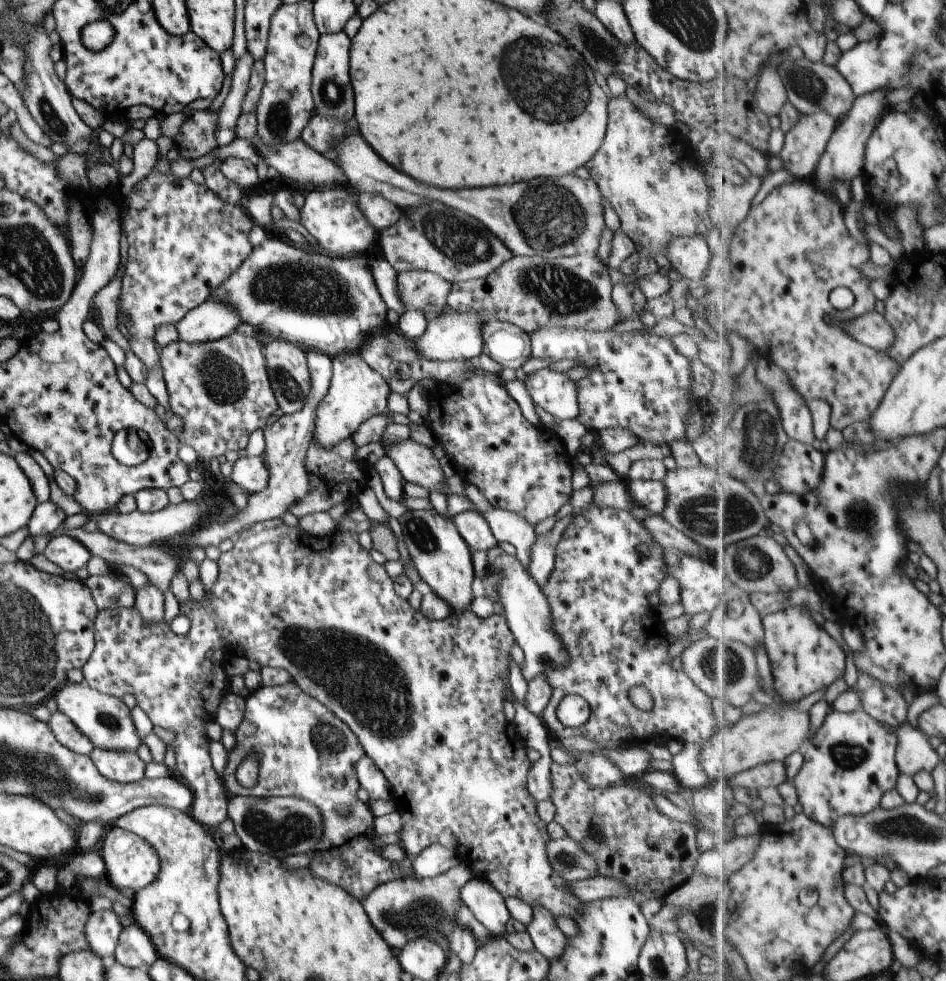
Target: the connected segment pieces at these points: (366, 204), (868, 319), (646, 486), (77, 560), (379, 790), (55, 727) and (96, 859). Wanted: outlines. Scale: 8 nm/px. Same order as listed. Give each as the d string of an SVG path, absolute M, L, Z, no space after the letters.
M362 192L357 196L358 208L368 218L368 222L377 228L378 232L396 224L400 220L401 209L386 200L386 197L374 192Z
M878 310L860 316L848 324L848 332L862 344L872 346L882 352L889 350L896 342L896 329L885 314Z
M631 480L629 487L630 498L634 505L644 508L654 515L661 514L666 506L666 486L664 481L653 480Z
M56 535L51 538L44 549L44 556L67 573L74 573L86 567L92 555L78 540L66 535Z
M366 754L356 763L356 774L362 788L366 788L371 800L392 800L388 780L374 761Z
M54 712L46 723L56 736L56 740L72 752L89 755L94 750L88 735L83 733L66 714Z
M75 851L72 860L64 866L64 868L59 867L57 872L57 886L61 889L68 889L74 887L74 885L79 881L86 878L92 878L101 880L106 876L106 865L104 859L96 854L96 852L85 852L80 853Z

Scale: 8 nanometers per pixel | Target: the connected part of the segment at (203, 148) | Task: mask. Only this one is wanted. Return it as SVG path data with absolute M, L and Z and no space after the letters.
M220 109L194 110L186 116L182 130L178 130L173 137L182 160L192 162L219 146L216 142L216 126Z

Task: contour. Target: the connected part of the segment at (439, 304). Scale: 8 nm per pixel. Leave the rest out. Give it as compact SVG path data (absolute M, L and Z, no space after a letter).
M402 271L397 274L398 296L408 306L423 312L427 318L441 315L447 309L451 283L436 272Z

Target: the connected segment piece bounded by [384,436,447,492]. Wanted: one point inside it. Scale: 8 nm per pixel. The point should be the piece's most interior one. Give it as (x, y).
(416, 462)

